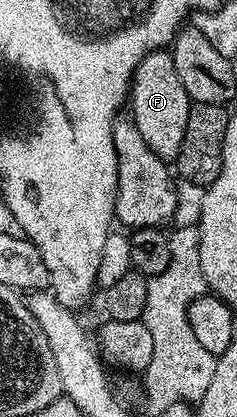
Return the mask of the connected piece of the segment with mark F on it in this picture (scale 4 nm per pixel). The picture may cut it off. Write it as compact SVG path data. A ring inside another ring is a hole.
M168 48L152 49L135 67L133 83L129 87L127 109L130 109L134 127L143 135L143 143L159 155L166 163L176 162L179 147L183 145L183 131L186 130L187 115L191 102L179 75L175 75L175 63Z

